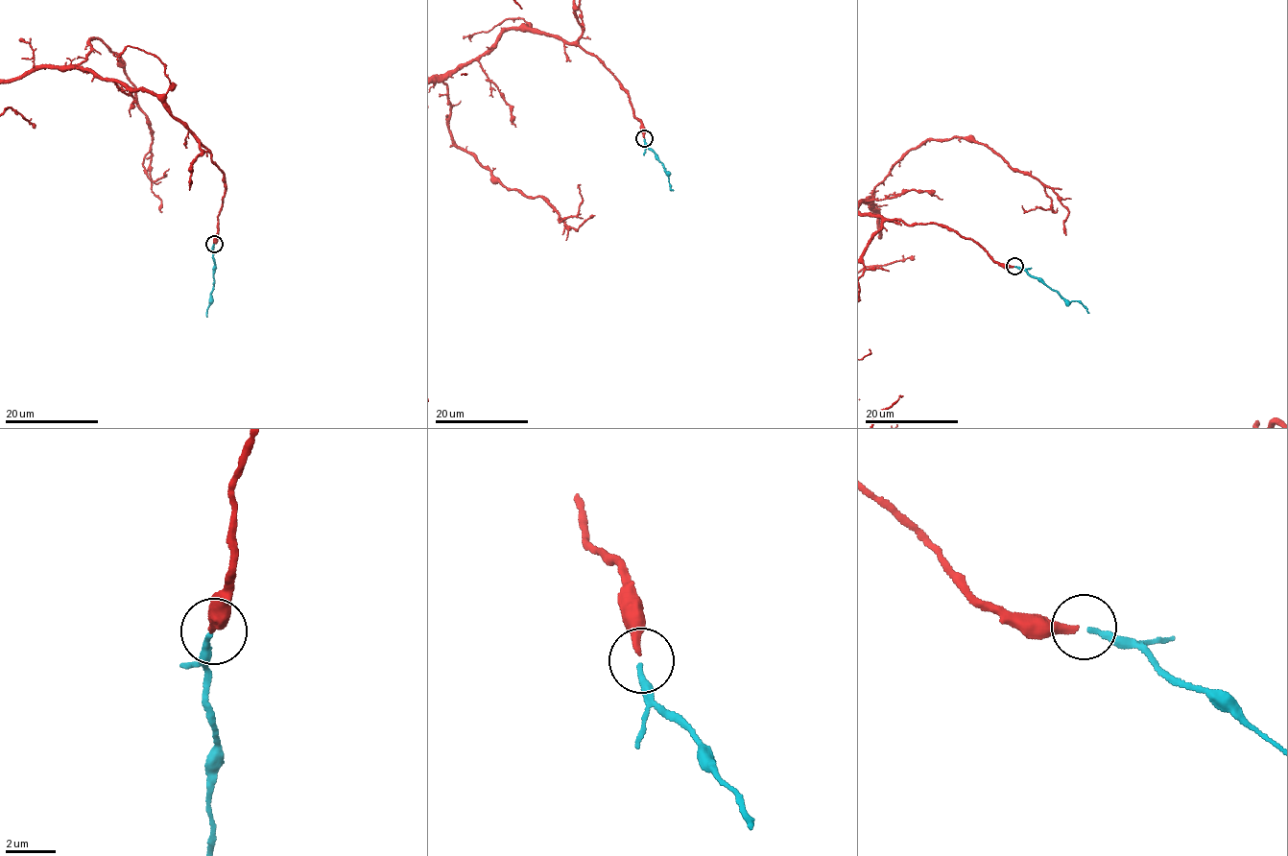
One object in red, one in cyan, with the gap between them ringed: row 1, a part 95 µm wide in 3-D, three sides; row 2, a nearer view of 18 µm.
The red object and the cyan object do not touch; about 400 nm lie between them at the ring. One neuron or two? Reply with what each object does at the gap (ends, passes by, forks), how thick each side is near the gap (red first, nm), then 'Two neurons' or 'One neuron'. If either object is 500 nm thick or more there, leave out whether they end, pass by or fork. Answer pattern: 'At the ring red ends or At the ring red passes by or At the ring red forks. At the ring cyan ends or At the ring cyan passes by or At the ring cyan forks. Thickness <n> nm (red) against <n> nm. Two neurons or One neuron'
At the ring red ends. At the ring cyan ends. Thickness 280 nm (red) against 240 nm. One neuron

